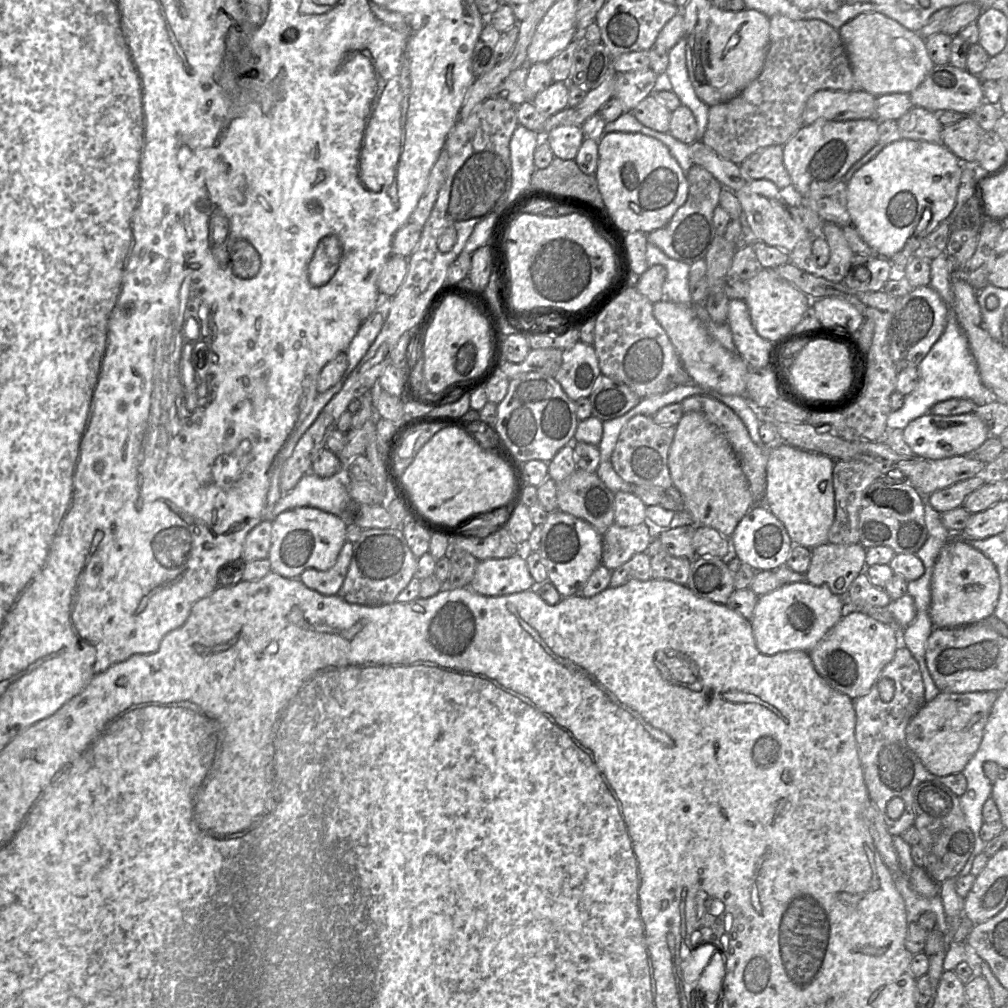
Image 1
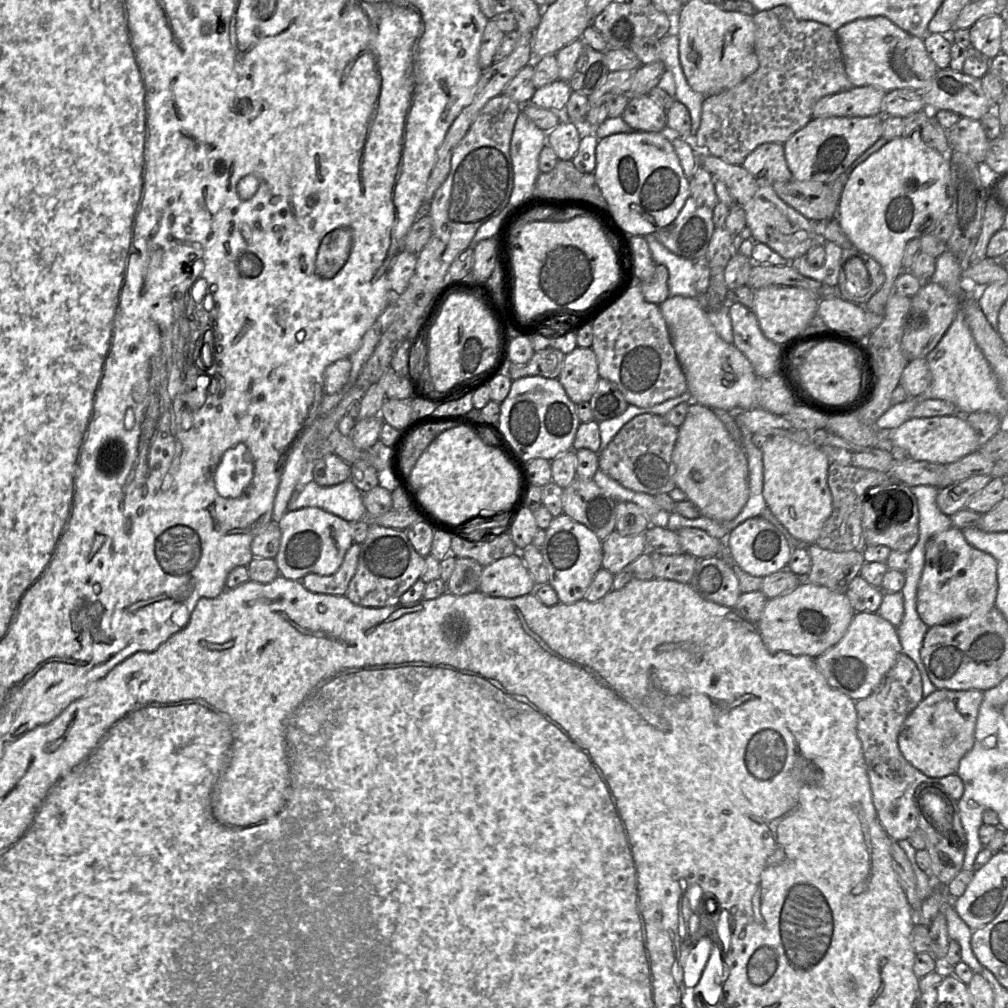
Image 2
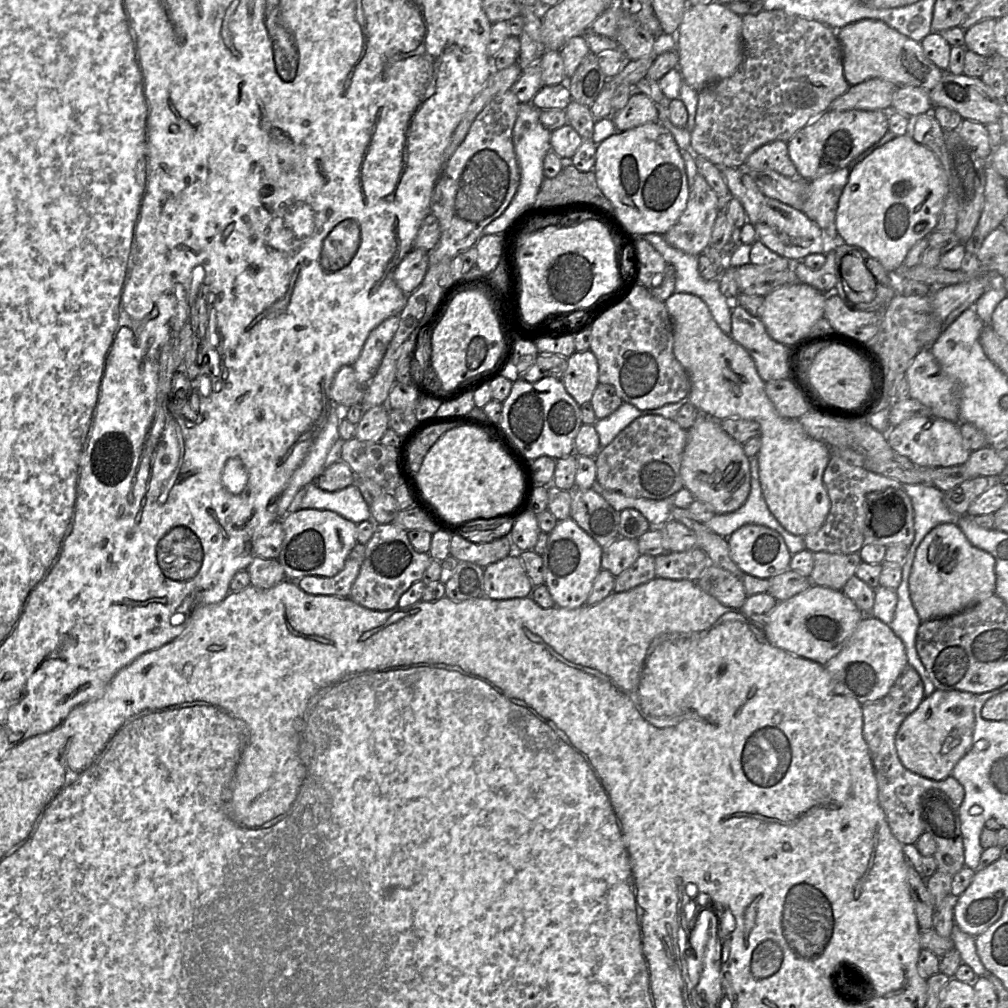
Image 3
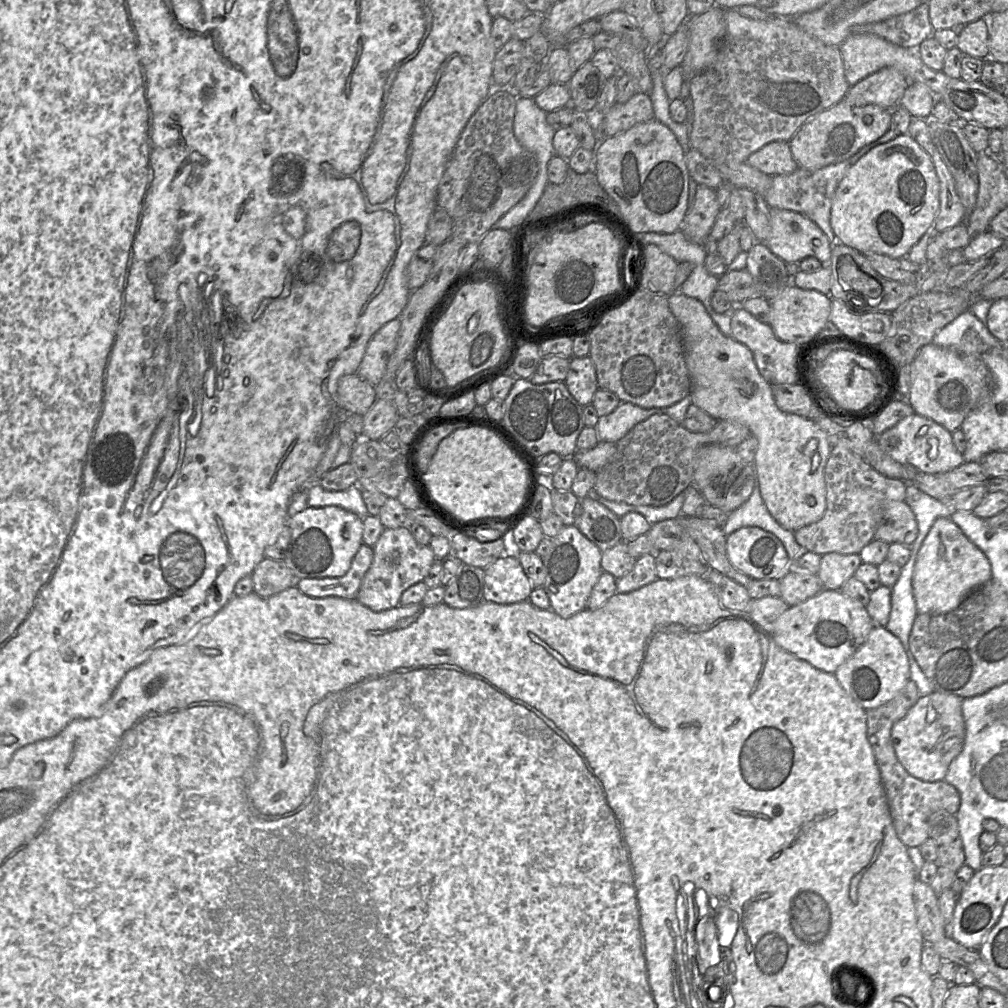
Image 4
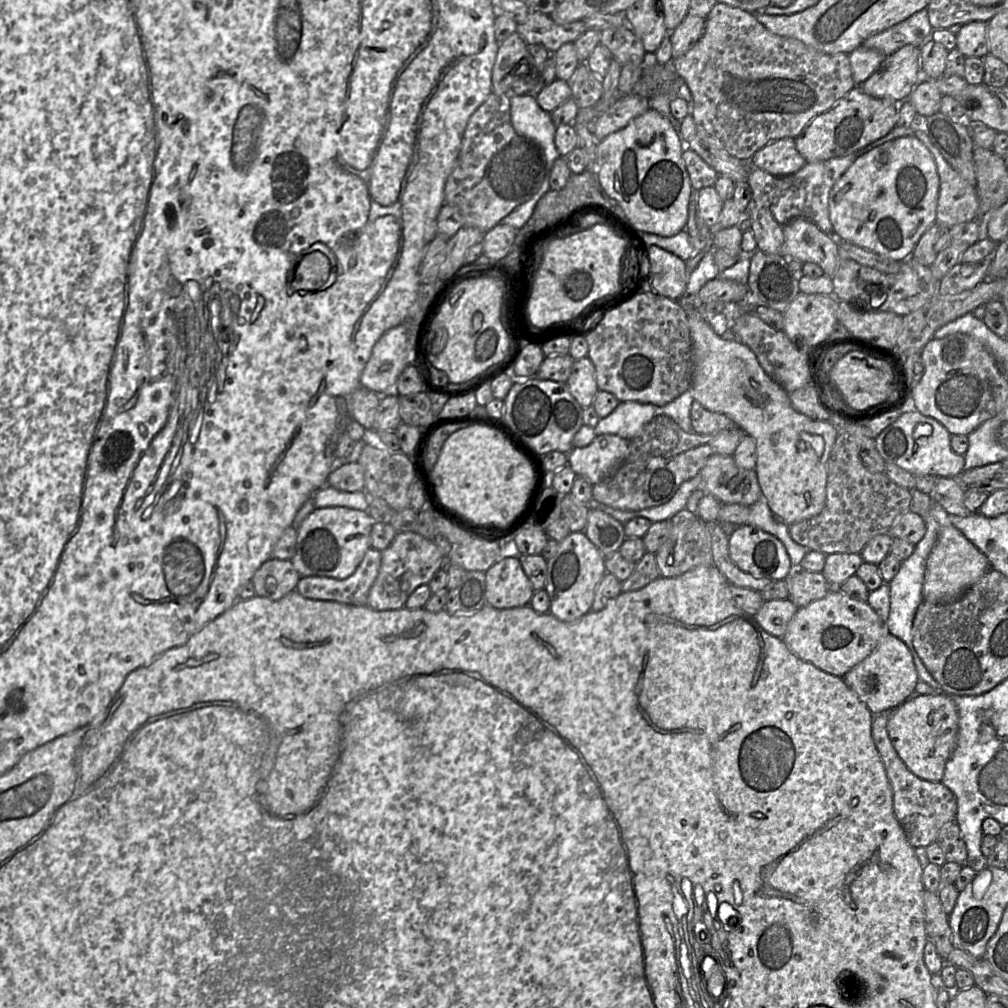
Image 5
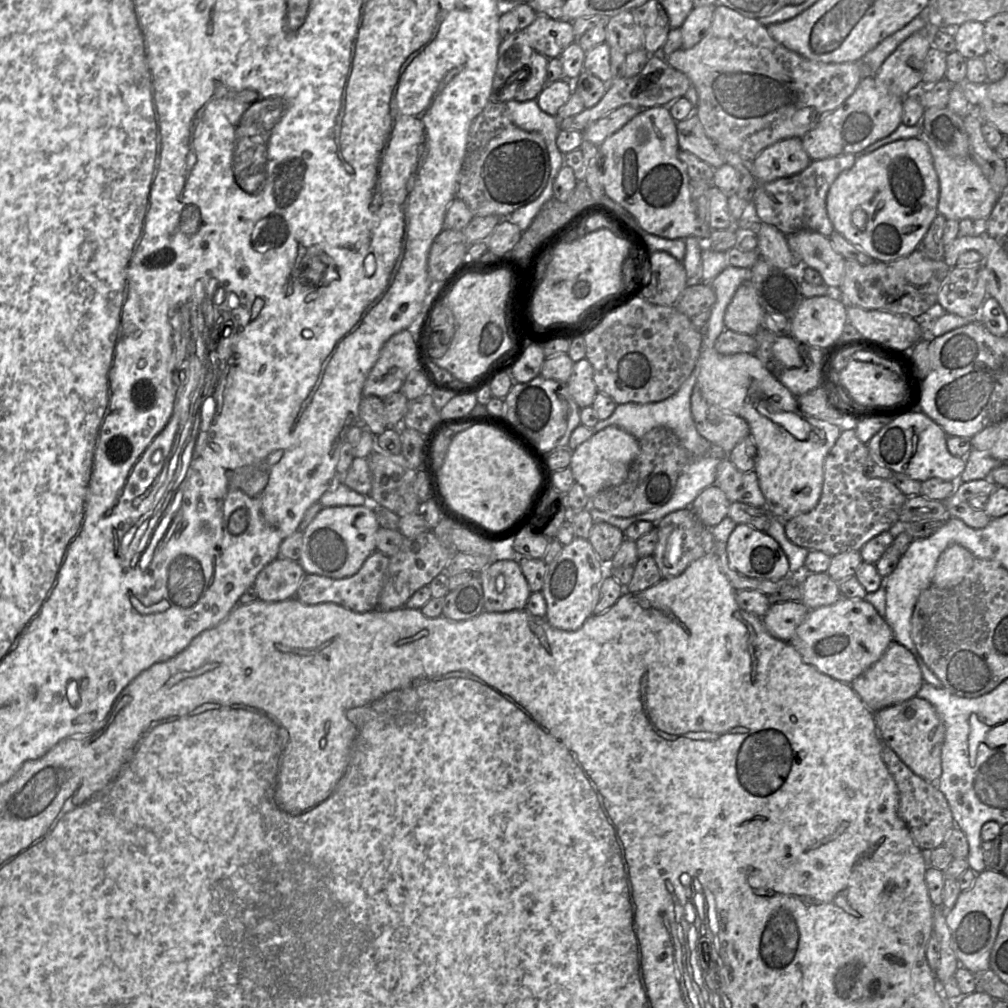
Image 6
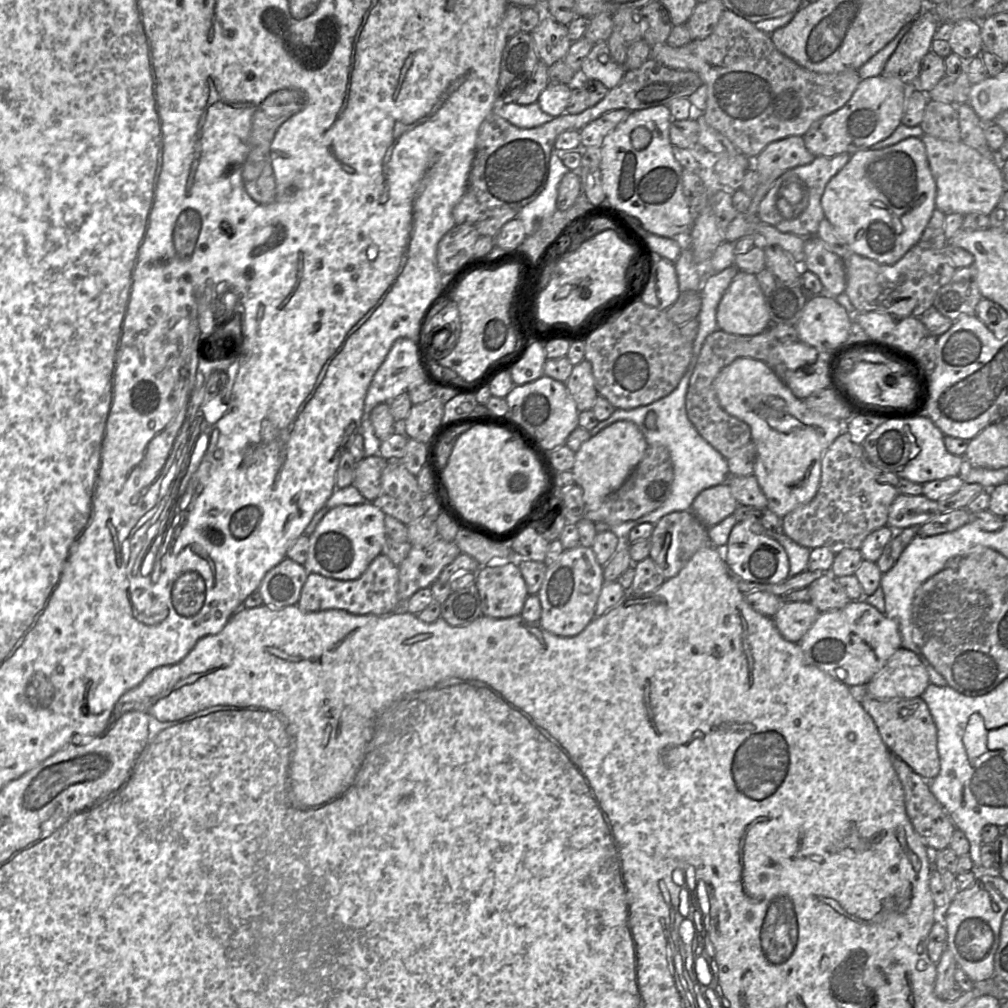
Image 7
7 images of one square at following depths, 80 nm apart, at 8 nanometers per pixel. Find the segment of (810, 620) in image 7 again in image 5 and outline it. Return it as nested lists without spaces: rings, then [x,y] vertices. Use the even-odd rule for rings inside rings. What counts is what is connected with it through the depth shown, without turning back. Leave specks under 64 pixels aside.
[[[788,598],[764,601],[755,619],[766,632],[781,638],[797,610],[798,607]]]

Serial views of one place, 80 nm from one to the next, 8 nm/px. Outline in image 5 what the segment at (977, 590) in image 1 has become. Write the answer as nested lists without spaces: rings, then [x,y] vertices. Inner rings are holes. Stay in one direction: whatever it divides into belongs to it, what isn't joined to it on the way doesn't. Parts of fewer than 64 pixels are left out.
[[[933,501],[930,516],[938,522],[940,529],[937,541],[926,562],[922,598],[923,601],[931,604],[945,604],[962,597],[991,569],[991,564],[986,555],[952,525],[949,514],[941,504]]]

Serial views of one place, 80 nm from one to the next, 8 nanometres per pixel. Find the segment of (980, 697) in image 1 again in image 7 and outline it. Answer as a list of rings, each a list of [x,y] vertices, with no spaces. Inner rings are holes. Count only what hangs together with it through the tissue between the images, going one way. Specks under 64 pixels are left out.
[[[859,691],[859,702],[874,720],[884,744],[893,754],[924,780],[932,780],[939,774],[937,727],[922,698],[879,700]]]

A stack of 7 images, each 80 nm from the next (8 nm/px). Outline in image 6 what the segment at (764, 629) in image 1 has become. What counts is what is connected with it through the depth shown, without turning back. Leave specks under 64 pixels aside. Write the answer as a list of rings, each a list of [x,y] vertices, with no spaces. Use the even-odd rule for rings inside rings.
[[[841,596],[831,605],[811,609],[789,643],[805,663],[837,681],[850,684],[877,662],[893,641],[890,626],[872,604],[865,599]]]

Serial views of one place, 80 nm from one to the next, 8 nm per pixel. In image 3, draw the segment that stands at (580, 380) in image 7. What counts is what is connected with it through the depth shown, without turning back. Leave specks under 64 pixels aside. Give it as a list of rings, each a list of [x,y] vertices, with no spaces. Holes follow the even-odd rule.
[[[576,351],[568,357],[567,368],[561,381],[579,405],[590,402],[599,384],[598,362],[592,351]]]

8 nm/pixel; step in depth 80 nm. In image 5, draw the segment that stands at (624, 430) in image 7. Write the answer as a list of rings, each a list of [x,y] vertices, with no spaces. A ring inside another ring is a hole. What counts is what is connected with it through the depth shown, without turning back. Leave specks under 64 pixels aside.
[[[602,434],[585,447],[567,453],[567,465],[592,485],[609,477],[628,455],[629,441],[614,434]]]

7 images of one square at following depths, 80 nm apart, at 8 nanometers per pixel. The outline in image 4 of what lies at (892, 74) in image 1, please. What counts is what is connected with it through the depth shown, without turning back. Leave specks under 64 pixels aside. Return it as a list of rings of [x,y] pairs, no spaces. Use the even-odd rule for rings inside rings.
[[[853,33],[840,45],[840,51],[844,61],[845,76],[850,86],[854,86],[869,75],[886,67],[898,70],[911,83],[920,82],[927,85],[935,95],[940,95],[950,80],[950,77],[943,71],[935,71],[925,65],[917,49],[904,48],[868,33]]]

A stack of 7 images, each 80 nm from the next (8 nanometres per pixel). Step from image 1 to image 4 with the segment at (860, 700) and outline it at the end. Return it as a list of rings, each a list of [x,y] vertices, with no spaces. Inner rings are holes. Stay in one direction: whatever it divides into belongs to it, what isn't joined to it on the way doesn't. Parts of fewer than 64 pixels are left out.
[[[910,679],[892,700],[866,710],[867,737],[880,771],[895,831],[906,847],[919,847],[930,837],[929,818],[934,812],[945,810],[955,815],[960,807],[960,794],[954,786],[945,780],[928,782],[910,775],[896,756],[891,739],[892,727],[920,697],[916,683]]]

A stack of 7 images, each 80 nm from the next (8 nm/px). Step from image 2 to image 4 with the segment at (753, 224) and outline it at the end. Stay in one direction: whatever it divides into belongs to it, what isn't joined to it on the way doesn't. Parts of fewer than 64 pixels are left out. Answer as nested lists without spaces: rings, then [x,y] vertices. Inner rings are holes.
[[[770,208],[770,225],[770,234],[764,243],[785,263],[815,257],[822,263],[822,267],[829,264],[832,244],[822,229],[808,217],[792,210]]]

